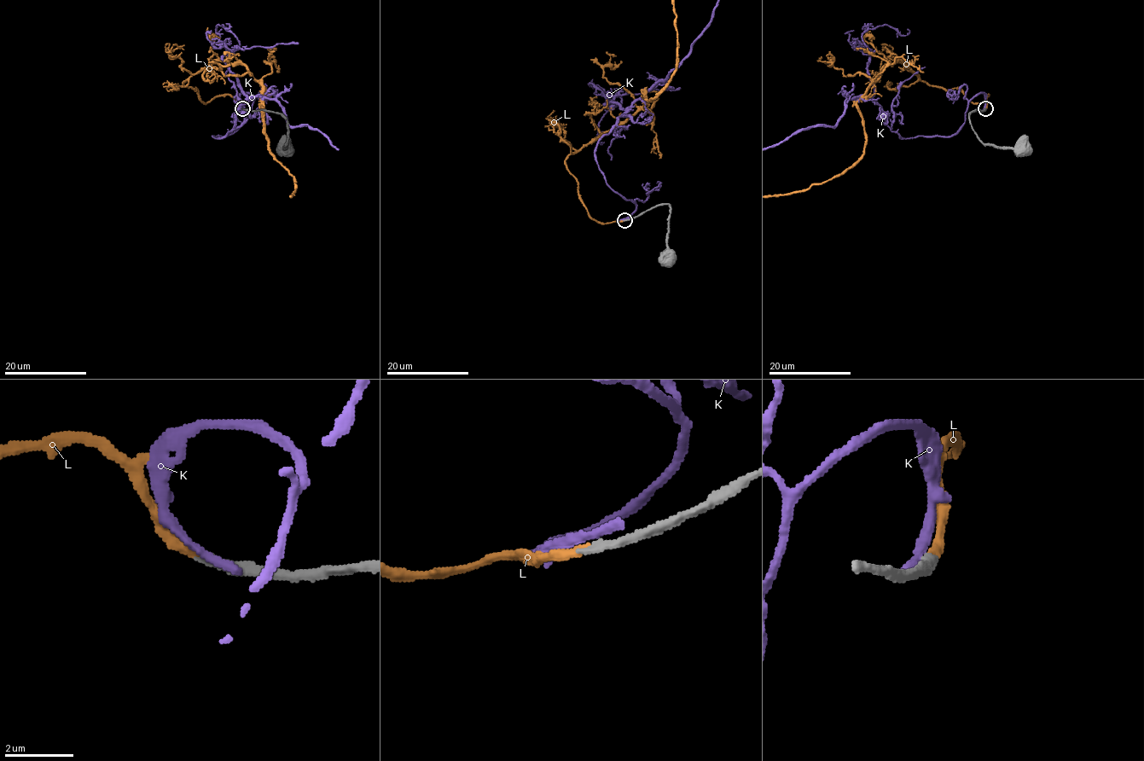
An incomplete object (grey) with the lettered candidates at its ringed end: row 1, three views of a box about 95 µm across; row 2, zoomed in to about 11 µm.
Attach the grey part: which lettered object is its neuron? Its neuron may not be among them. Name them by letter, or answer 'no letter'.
L

